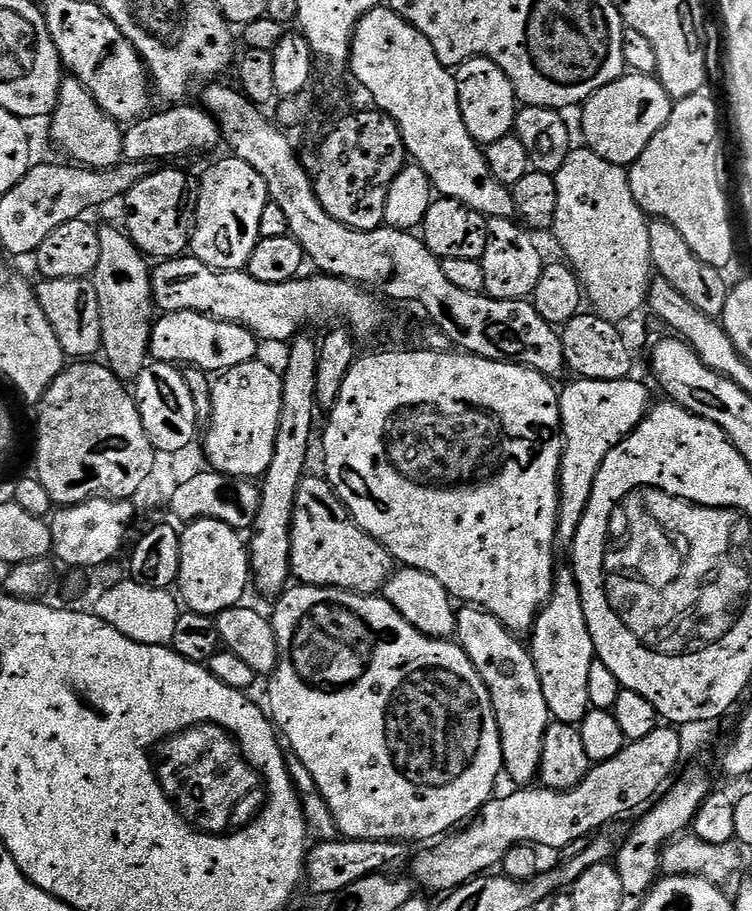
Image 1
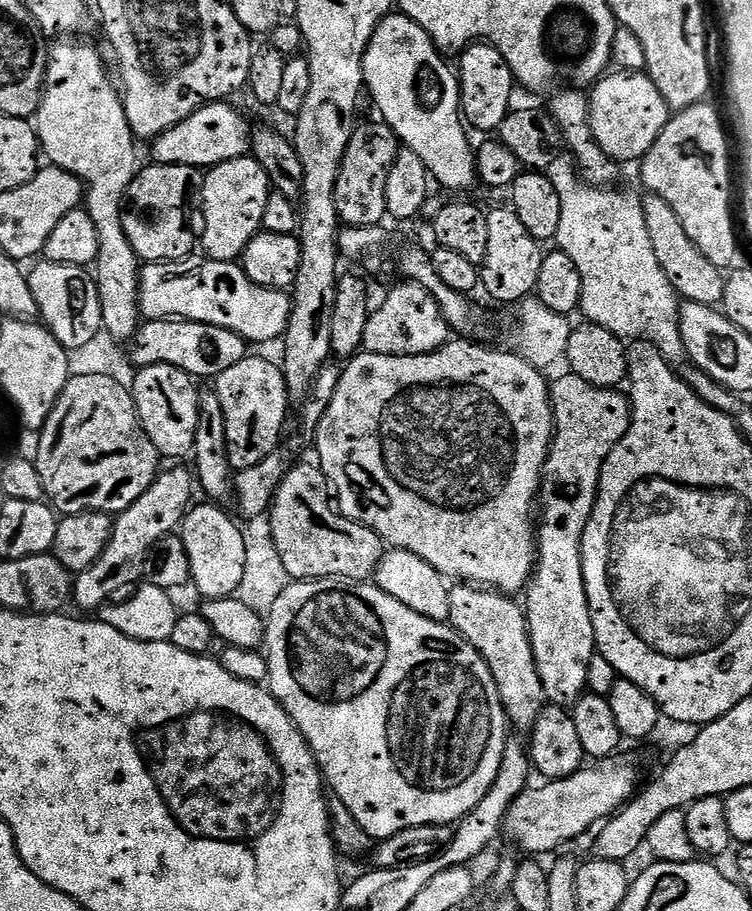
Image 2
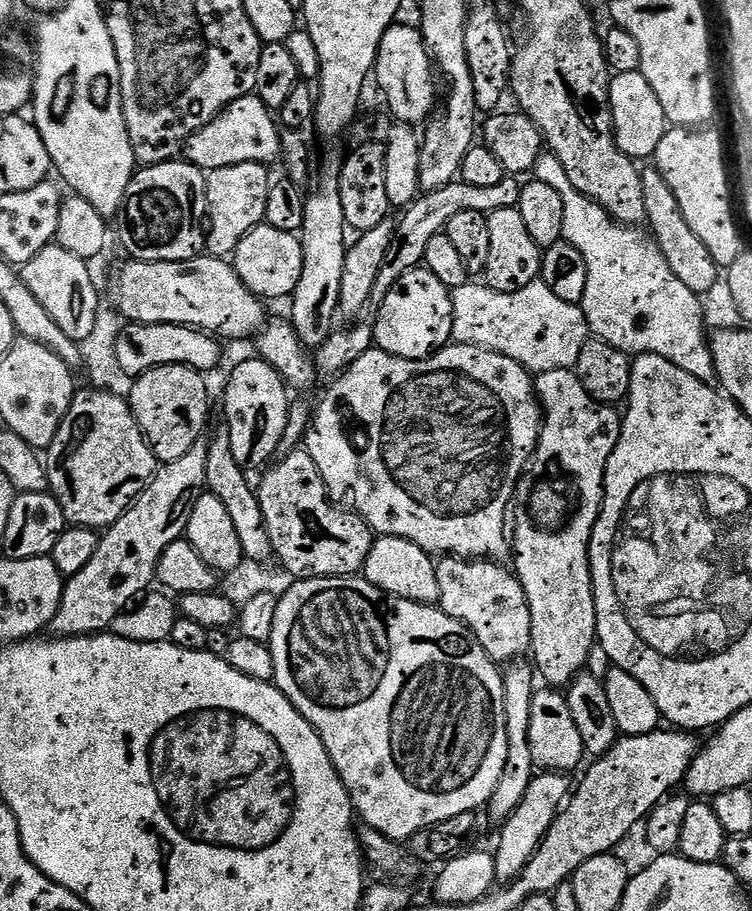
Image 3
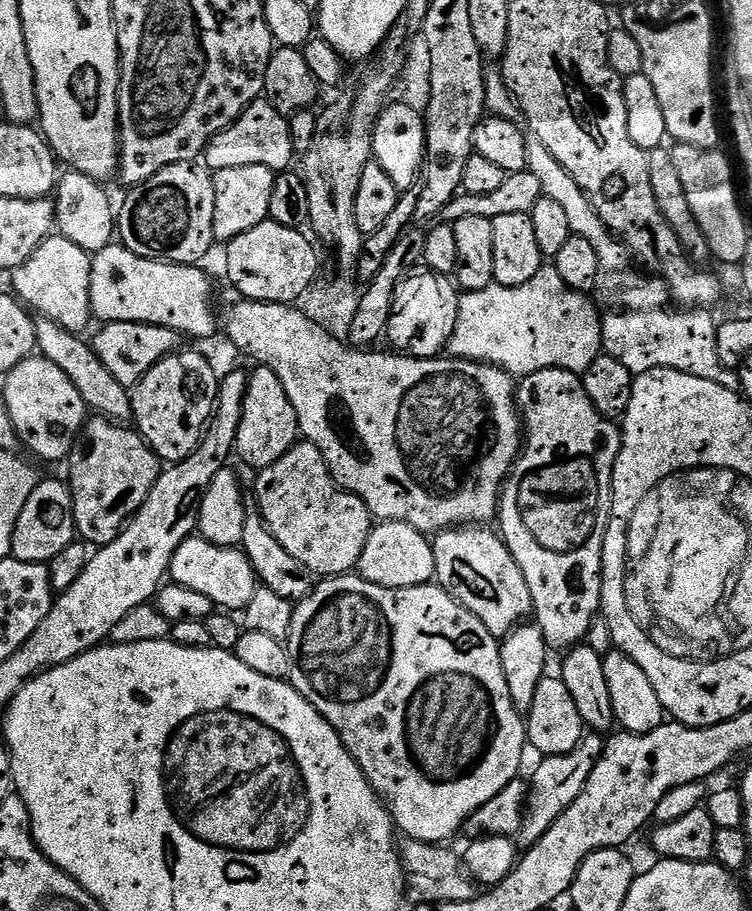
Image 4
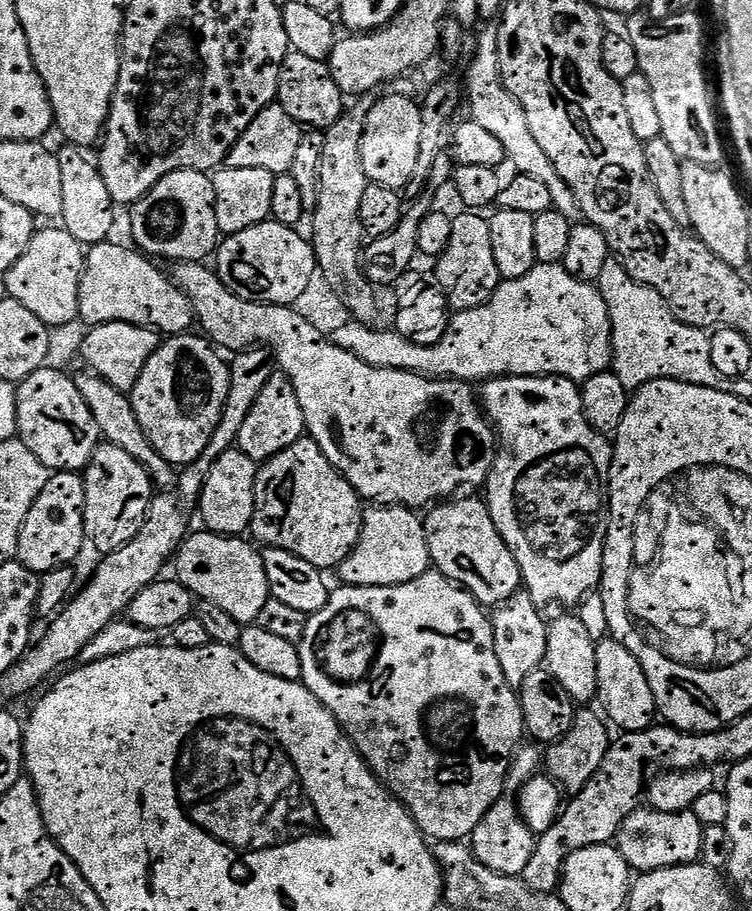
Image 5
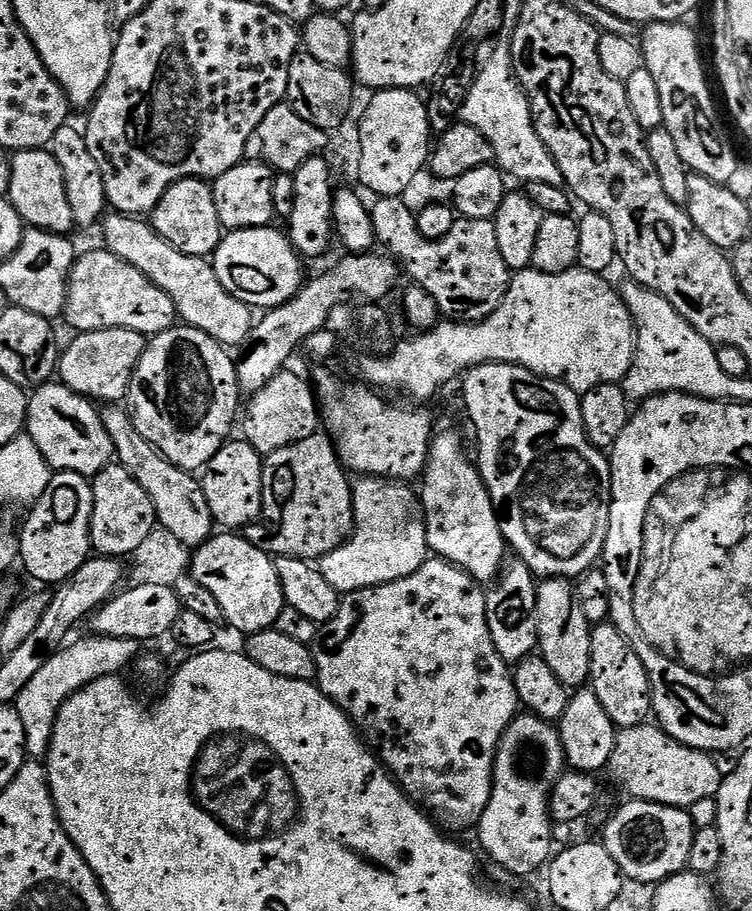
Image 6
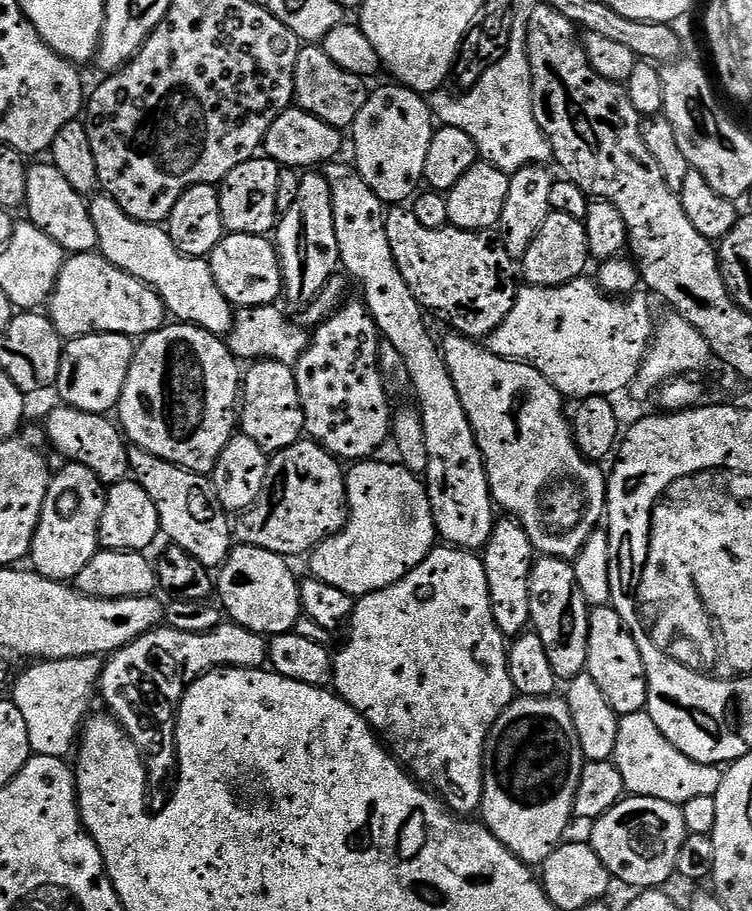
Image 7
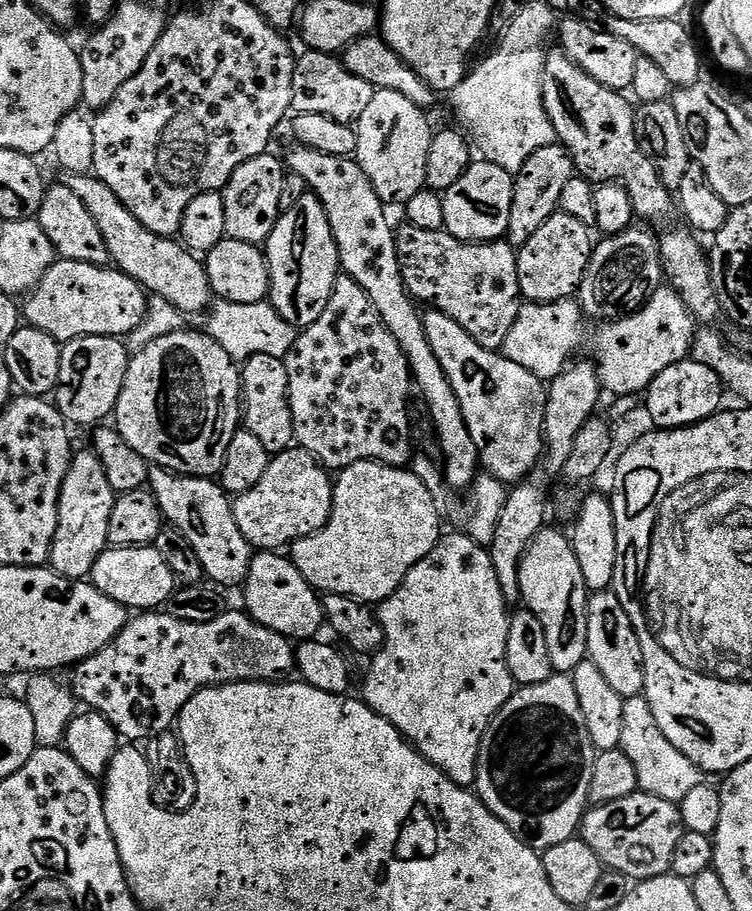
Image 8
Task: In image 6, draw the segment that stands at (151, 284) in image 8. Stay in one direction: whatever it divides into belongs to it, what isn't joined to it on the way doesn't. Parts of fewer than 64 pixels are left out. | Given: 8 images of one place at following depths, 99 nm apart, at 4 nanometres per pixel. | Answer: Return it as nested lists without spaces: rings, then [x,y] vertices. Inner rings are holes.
[[[123,214],[105,215],[102,221],[104,228],[103,247],[113,252],[122,262],[130,262],[134,270],[142,270],[154,286],[166,290],[170,294],[170,302],[174,302],[177,317],[187,327],[197,328],[210,338],[214,338],[225,348],[235,349],[235,344],[243,345],[254,327],[254,312],[246,302],[238,302],[218,282],[218,274],[212,268],[211,259],[202,256],[187,256],[182,250],[174,250],[170,242],[166,242],[147,219]]]

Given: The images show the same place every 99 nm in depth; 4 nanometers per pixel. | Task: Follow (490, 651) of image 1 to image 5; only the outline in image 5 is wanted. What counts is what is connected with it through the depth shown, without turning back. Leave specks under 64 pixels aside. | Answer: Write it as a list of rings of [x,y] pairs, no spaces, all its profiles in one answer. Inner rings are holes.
[[[464,498],[437,503],[427,513],[429,516],[423,517],[431,567],[447,580],[453,580],[459,588],[464,588],[481,606],[506,602],[506,598],[522,588],[518,562],[510,546],[506,546],[502,534],[498,534],[487,503],[483,499],[460,499]]]

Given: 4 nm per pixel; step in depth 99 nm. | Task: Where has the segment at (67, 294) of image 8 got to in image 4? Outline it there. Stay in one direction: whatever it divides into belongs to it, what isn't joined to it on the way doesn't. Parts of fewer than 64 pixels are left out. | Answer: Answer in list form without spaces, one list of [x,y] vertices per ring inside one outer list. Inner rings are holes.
[[[119,242],[107,244],[105,248],[92,256],[92,269],[90,270],[90,306],[93,317],[100,322],[113,324],[114,322],[138,322],[139,324],[153,324],[154,326],[166,326],[170,330],[179,332],[185,337],[194,336],[197,341],[214,335],[218,332],[218,312],[212,309],[212,280],[203,272],[203,267],[190,264],[165,264],[162,260],[147,260],[141,256],[136,256],[129,248],[125,248]]]

